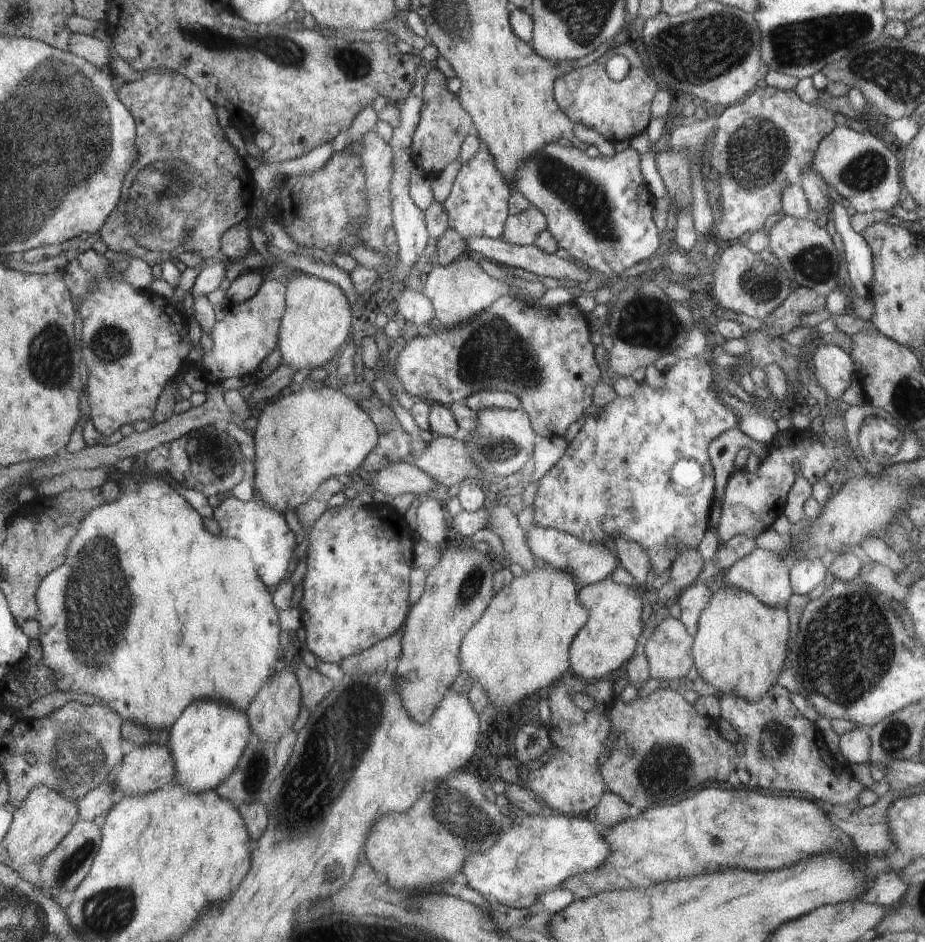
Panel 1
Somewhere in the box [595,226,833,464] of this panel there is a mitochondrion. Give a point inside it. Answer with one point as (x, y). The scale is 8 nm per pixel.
(664, 330)

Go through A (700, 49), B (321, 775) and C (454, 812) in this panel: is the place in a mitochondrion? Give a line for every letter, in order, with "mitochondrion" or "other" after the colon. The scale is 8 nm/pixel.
A: mitochondrion
B: mitochondrion
C: mitochondrion

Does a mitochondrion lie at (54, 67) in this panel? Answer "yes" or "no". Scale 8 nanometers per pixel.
yes

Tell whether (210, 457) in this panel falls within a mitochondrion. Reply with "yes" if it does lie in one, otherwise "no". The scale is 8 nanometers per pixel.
yes

